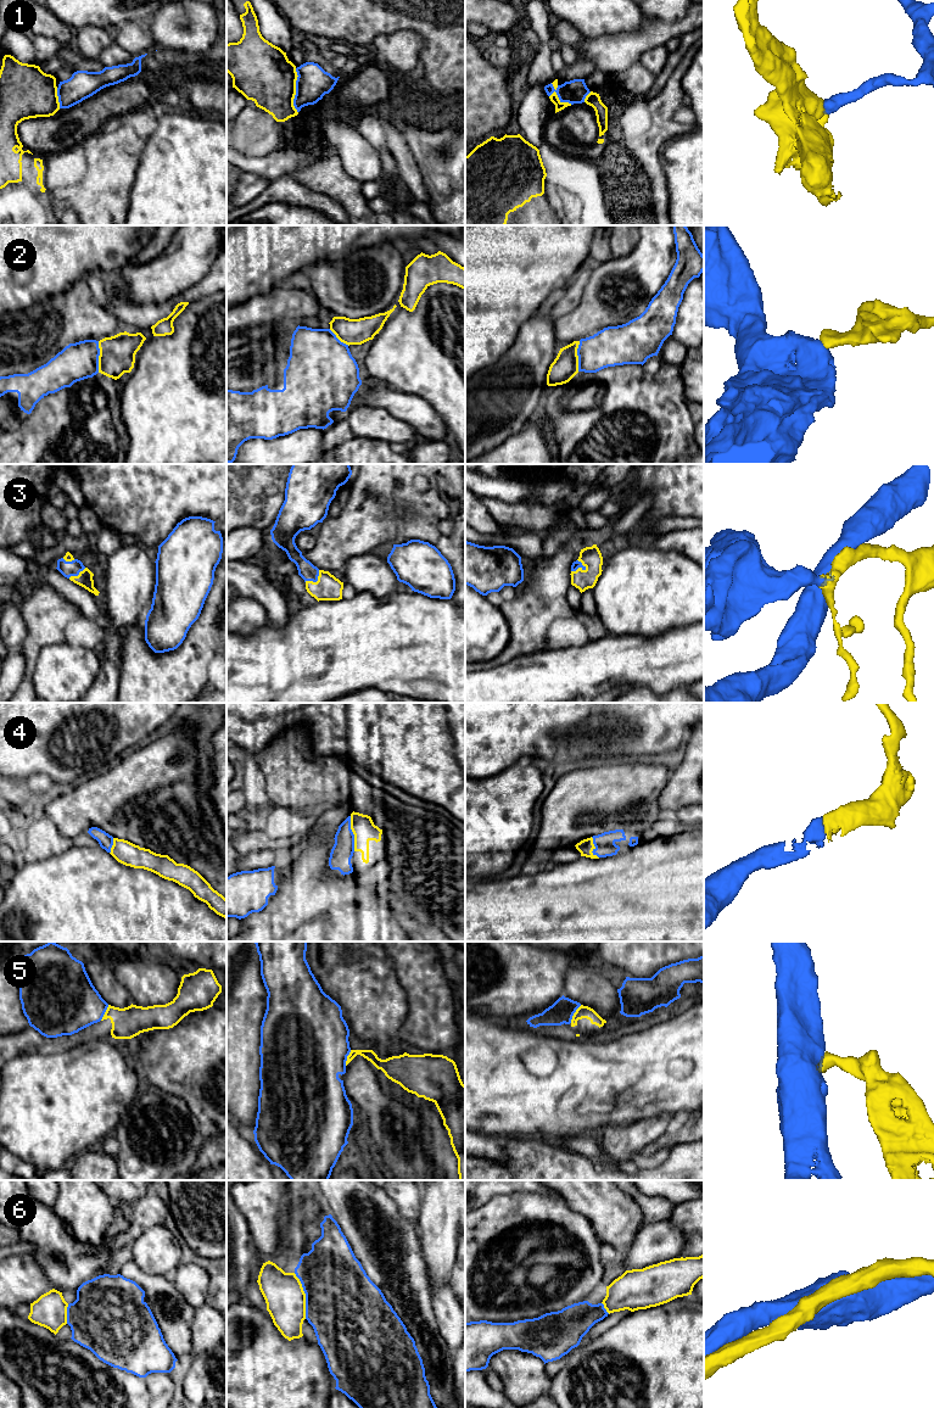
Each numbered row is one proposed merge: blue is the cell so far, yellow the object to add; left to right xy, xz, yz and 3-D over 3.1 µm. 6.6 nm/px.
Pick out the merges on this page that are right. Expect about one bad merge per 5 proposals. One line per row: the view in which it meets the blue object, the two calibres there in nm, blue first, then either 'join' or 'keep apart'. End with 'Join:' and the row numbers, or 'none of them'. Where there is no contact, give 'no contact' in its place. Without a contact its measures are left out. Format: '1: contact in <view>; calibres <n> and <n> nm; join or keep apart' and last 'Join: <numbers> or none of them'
1: contact in xz; calibres 220 and 380 nm; keep apart
2: contact in xy; calibres 240 and 240 nm; join
3: contact in yz; calibres 50 and 140 nm; join
4: contact in xz; calibres 140 and 150 nm; join
5: contact in yz; calibres 160 and 80 nm; keep apart
6: contact in xz; calibres 500 and 260 nm; join
Join: 2, 3, 4, 6

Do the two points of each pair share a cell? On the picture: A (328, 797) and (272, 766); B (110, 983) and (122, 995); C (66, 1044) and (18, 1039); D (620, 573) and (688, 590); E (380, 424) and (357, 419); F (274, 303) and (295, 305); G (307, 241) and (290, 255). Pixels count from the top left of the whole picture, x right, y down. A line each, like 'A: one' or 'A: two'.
A: one
B: one
C: one
D: one
E: one
F: one
G: one

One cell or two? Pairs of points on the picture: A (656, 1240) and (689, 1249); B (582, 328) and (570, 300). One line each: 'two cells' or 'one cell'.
A: two cells
B: two cells

